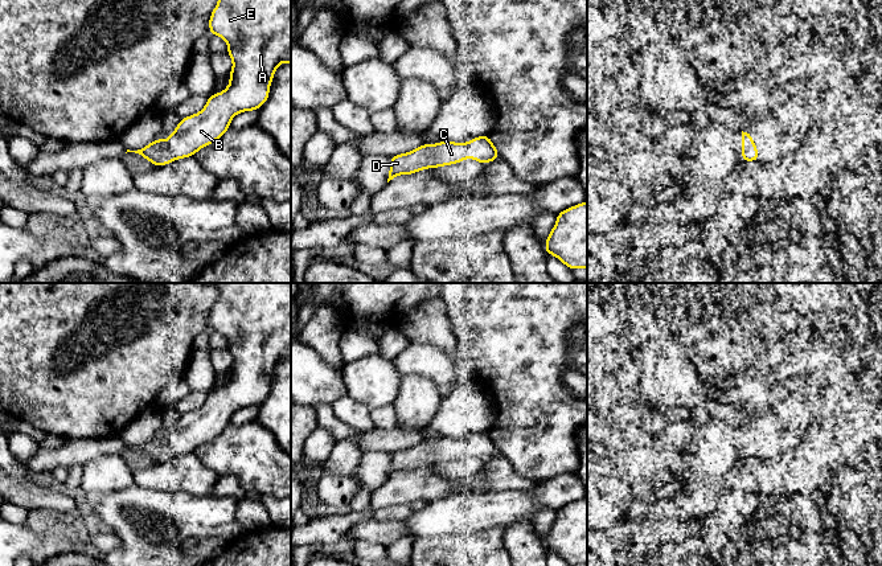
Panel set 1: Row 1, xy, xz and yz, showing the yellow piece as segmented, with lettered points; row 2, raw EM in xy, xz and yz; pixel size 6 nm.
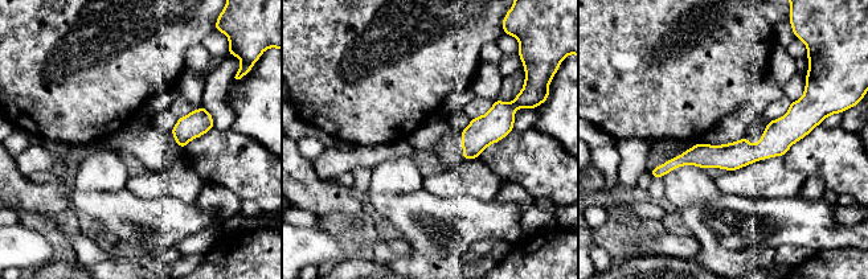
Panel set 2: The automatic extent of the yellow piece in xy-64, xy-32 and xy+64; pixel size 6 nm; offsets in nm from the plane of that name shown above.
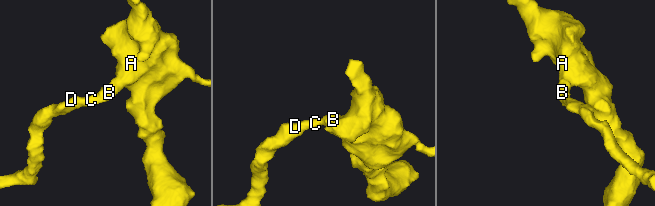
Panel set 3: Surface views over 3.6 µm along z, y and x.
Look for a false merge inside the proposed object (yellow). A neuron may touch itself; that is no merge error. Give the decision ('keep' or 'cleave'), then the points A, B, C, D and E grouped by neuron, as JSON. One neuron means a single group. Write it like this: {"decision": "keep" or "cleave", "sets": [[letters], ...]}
{"decision": "keep", "sets": [["A", "B", "C", "D", "E"]]}

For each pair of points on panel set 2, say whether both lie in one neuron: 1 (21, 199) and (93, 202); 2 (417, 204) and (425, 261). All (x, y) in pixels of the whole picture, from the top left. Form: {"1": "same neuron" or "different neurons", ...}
{"1": "different neurons", "2": "same neuron"}

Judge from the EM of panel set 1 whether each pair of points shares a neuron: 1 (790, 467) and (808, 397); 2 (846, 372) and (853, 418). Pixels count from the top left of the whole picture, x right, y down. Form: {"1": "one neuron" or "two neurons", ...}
{"1": "two neurons", "2": "one neuron"}

